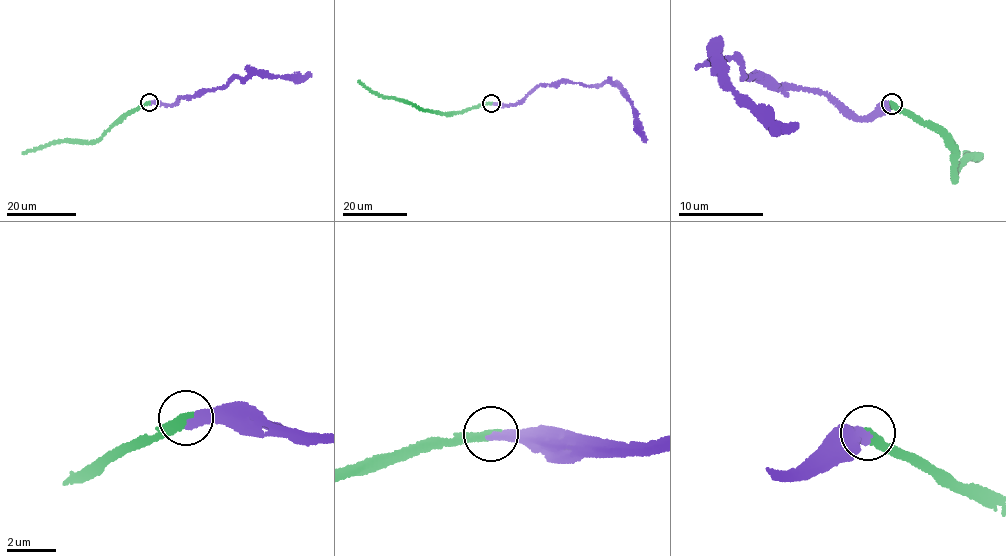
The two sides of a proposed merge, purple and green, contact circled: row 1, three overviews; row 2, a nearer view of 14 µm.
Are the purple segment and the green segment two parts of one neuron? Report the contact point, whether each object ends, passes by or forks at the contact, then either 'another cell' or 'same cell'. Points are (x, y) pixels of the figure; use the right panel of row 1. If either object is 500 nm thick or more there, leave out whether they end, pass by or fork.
(891, 104) | purple ends | green ends | same cell

